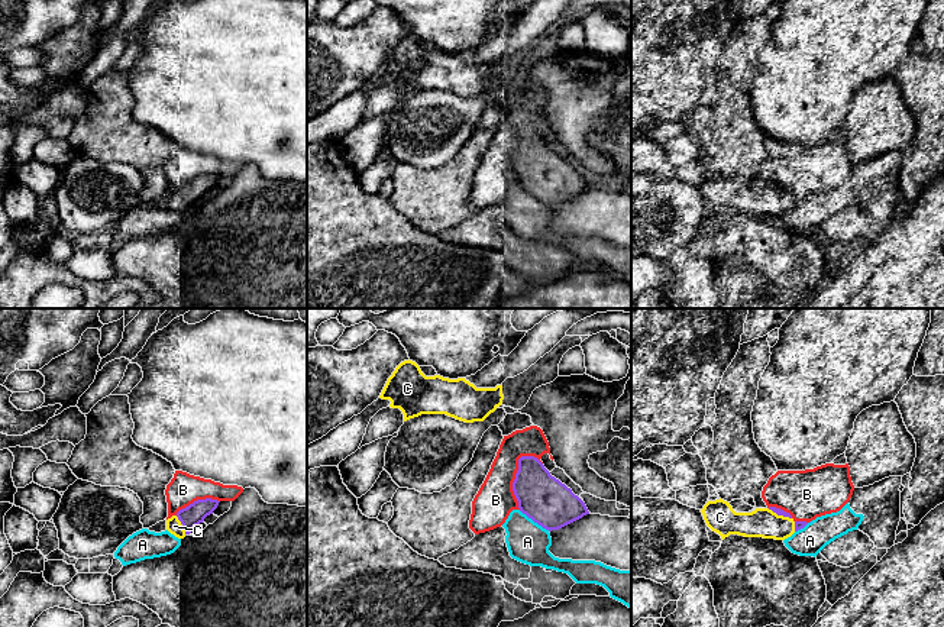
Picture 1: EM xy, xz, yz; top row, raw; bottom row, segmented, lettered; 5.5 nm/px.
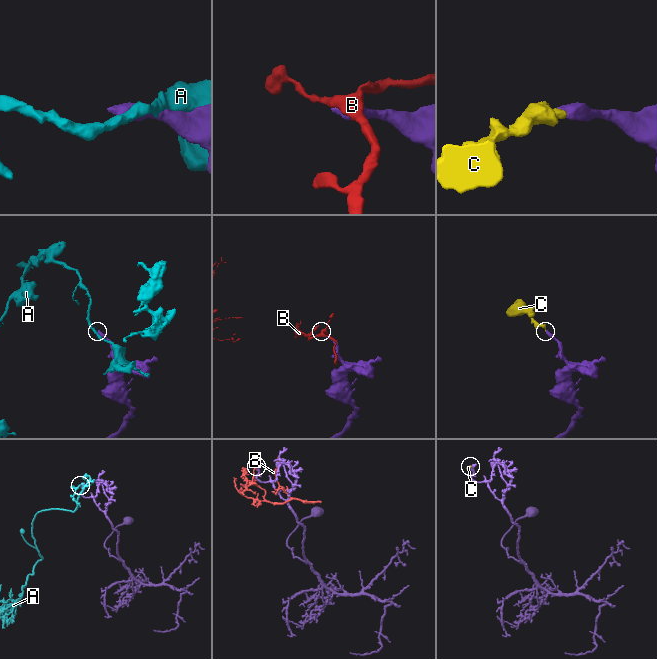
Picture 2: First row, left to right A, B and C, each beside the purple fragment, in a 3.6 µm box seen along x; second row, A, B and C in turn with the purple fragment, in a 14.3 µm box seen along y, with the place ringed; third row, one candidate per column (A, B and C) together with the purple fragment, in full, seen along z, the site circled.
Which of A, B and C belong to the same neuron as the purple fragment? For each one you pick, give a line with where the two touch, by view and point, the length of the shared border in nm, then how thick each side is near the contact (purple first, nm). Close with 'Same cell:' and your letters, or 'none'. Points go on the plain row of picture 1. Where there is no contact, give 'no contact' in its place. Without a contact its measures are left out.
C: contact xy (181, 199); length 120 nm; calibres 120 and 90 nm
Same cell: C

